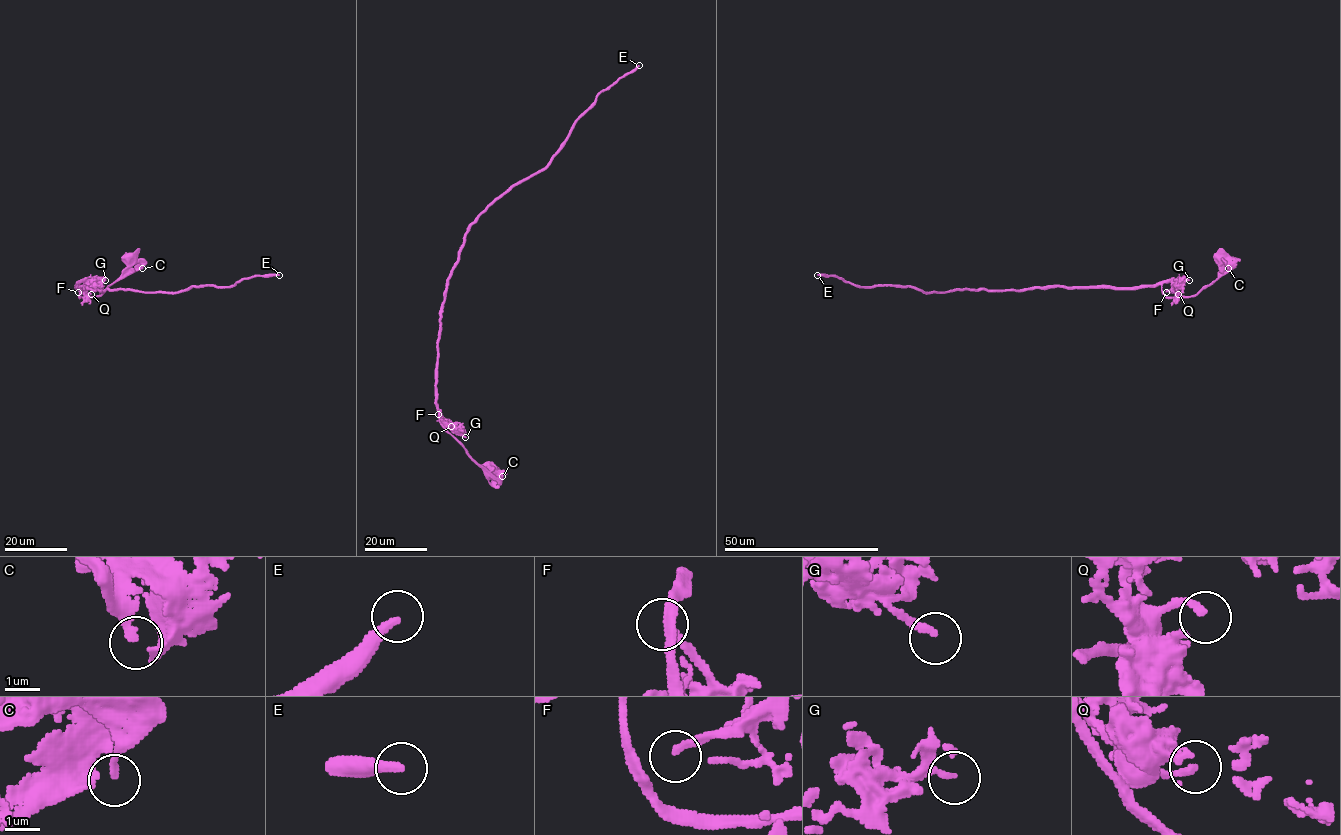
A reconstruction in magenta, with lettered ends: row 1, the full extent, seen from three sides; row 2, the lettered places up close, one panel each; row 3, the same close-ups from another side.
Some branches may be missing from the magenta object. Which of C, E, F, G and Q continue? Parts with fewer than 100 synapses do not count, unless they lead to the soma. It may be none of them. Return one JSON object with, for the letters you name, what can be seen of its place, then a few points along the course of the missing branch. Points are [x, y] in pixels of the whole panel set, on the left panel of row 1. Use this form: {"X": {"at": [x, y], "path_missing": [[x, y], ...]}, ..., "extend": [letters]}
{"extend": []}

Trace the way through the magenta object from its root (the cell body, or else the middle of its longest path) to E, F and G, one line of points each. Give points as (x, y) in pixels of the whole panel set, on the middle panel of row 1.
E: (489, 471), (439, 419), (437, 339), (446, 280), (467, 228), (513, 186), (539, 172), (595, 98), (639, 65)
F: (489, 471), (482, 468), (445, 430), (438, 414)
G: (489, 471), (473, 460), (444, 426), (448, 425), (465, 437)

